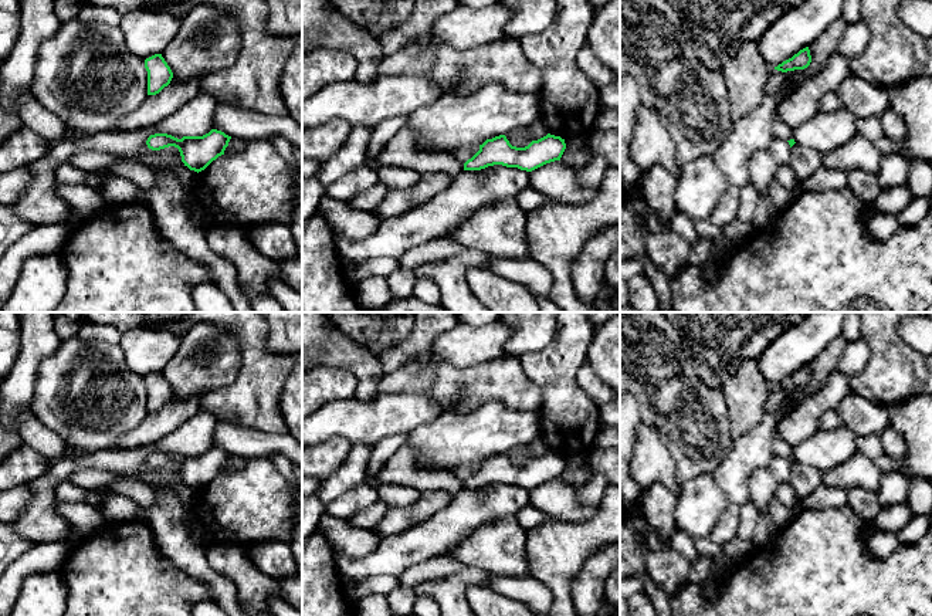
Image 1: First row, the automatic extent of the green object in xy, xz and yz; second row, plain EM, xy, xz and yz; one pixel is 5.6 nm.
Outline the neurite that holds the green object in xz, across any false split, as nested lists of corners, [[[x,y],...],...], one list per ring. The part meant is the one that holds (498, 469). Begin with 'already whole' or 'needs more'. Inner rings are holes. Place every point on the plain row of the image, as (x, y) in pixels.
already whole | [[[550,451],[532,458],[525,466],[512,464],[505,453],[499,453],[479,463],[479,468],[464,481],[464,488],[481,488],[502,483],[532,490],[546,481],[560,478],[565,467],[565,457]]]

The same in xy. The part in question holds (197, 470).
already whole | [[[211,447],[203,454],[183,454],[182,457],[167,451],[155,451],[148,456],[146,463],[152,468],[169,464],[177,466],[184,484],[199,491],[218,474],[224,473],[230,457],[231,454],[224,450]]]

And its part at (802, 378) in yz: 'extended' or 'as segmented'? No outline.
as segmented

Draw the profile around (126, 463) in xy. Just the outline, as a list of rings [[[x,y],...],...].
[[[197,412],[166,437],[145,447],[132,450],[101,450],[64,456],[51,463],[51,473],[30,483],[33,498],[13,522],[16,532],[33,544],[67,541],[71,524],[55,508],[55,485],[68,480],[77,470],[99,468],[121,477],[145,481],[139,470],[150,453],[167,451],[173,454],[203,454],[211,449],[217,417],[207,412]]]

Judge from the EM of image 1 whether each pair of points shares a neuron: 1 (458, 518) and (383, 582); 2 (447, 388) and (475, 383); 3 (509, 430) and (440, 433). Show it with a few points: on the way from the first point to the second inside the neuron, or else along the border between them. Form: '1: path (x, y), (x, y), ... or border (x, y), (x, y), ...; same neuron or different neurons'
1: border (397, 575), (370, 575), (358, 579); different neurons
2: path (454, 388), (468, 385); same neuron
3: path (492, 430), (457, 433); same neuron

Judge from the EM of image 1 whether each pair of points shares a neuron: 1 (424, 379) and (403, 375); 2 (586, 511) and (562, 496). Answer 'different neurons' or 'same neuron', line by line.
1: same neuron
2: same neuron

